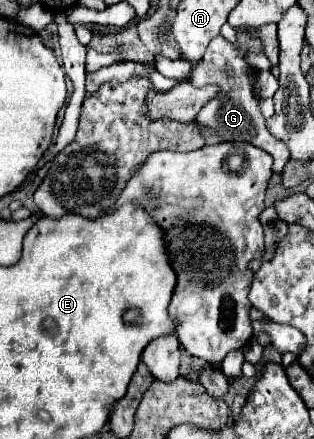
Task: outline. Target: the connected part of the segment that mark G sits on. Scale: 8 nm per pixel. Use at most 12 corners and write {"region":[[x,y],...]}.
{"region":[[213,38],[195,86],[221,84],[197,122],[221,140],[245,140],[273,156],[289,148],[271,136],[253,94],[253,68],[225,38]]}

